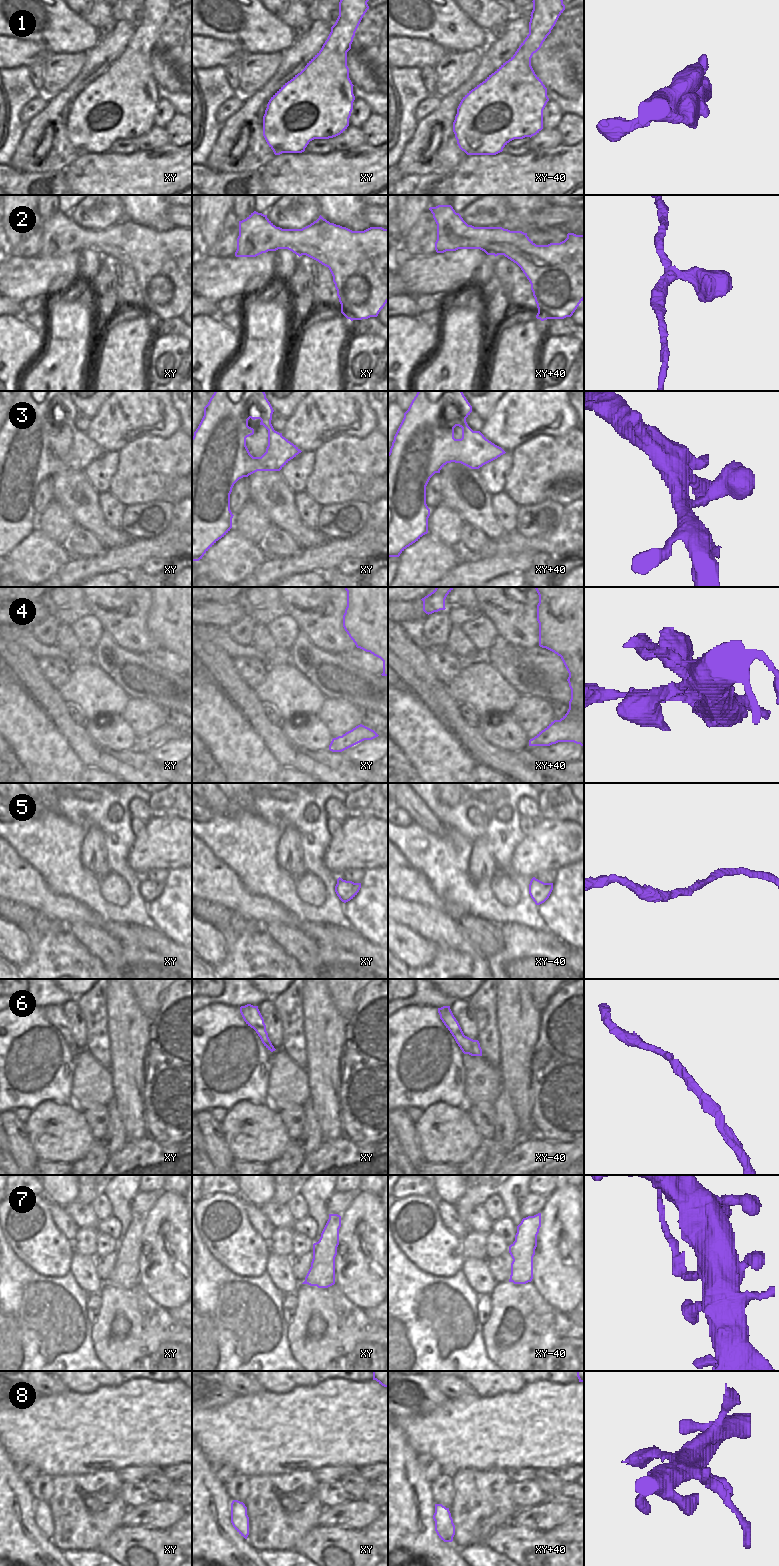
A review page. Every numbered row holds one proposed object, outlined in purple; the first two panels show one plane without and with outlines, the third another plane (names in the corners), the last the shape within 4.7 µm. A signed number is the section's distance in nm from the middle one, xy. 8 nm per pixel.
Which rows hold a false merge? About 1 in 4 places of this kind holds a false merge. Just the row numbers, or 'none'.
5, 7

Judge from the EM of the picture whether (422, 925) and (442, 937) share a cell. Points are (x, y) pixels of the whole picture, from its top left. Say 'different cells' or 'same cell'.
same cell

